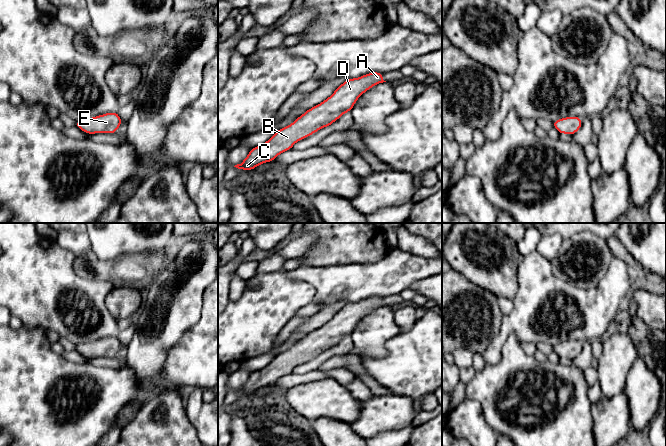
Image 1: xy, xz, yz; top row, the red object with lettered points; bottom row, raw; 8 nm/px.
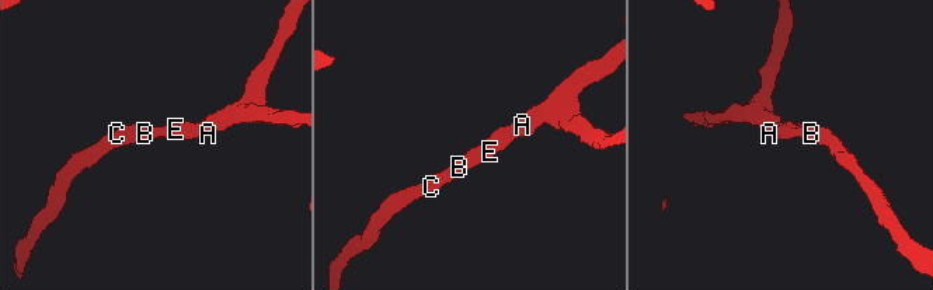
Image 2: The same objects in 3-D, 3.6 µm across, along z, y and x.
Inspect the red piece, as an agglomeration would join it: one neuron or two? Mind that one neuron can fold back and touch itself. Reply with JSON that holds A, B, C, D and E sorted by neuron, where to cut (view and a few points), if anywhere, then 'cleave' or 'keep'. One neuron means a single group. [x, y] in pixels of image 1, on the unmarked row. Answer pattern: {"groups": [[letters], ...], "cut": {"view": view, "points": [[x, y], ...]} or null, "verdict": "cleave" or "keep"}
{"groups": [["A", "D", "E"], ["B", "C"]], "cut": {"view": "xz", "points": [[305, 336], [312, 342], [316, 355]]}, "verdict": "cleave"}

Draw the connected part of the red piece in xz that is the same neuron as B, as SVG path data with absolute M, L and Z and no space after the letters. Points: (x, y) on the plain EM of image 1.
M304 337L292 348L276 355L267 366L250 373L244 385L234 391L251 395L260 388L272 386L279 378L292 373L296 366L309 361L315 356L313 342Z

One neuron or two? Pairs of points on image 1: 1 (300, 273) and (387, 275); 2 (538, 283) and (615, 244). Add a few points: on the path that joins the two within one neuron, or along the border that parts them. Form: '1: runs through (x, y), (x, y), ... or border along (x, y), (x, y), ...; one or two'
1: runs through (322, 277), (365, 277); one
2: border along (612, 256), (621, 259), (628, 267); two

